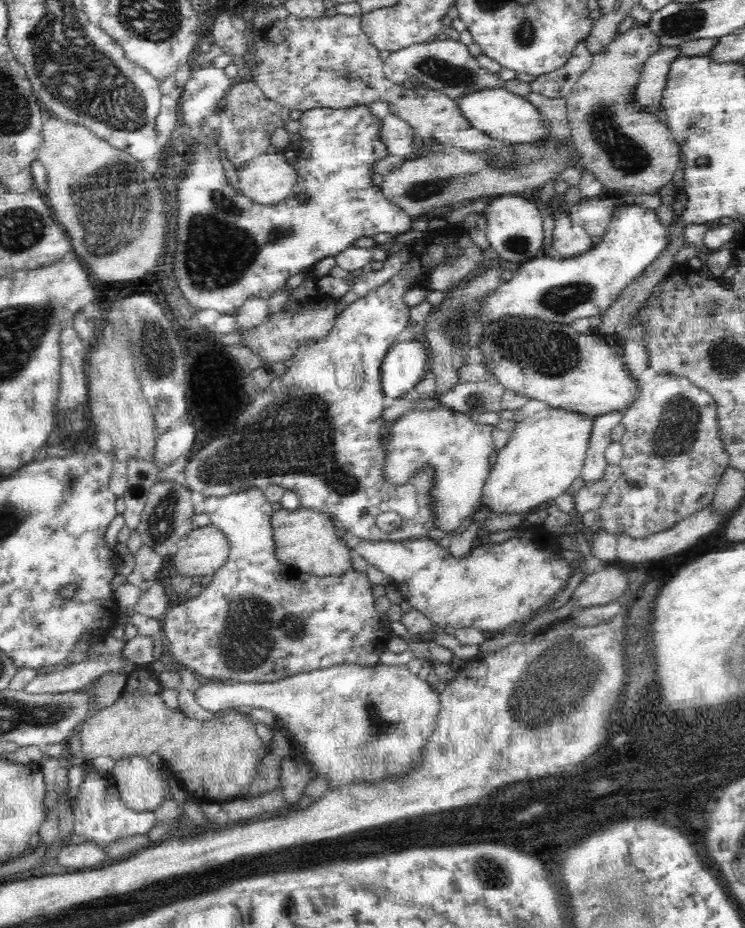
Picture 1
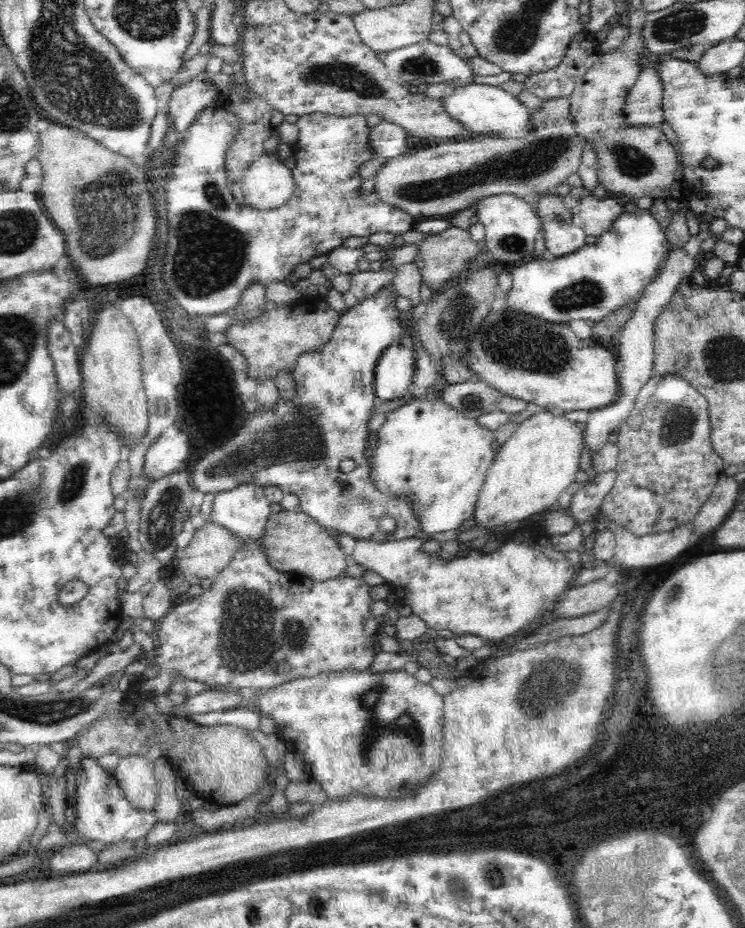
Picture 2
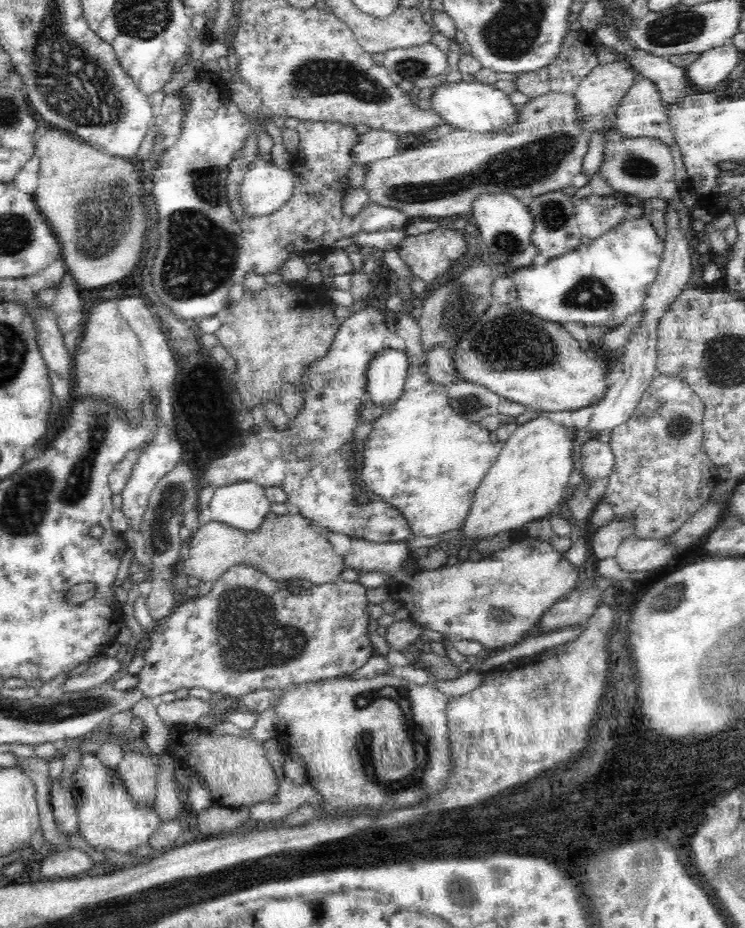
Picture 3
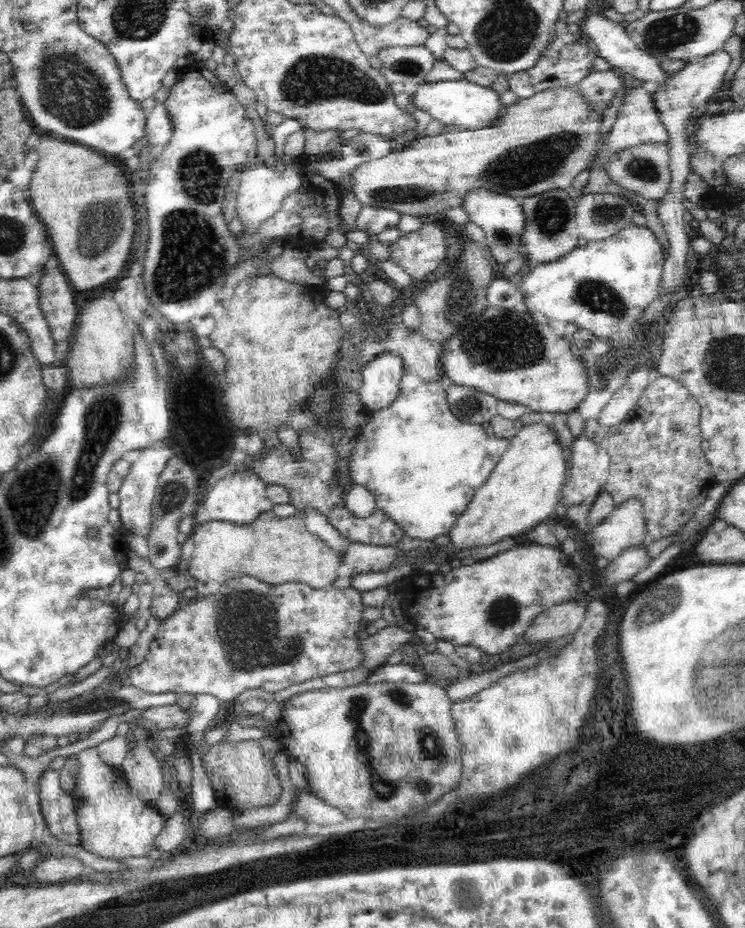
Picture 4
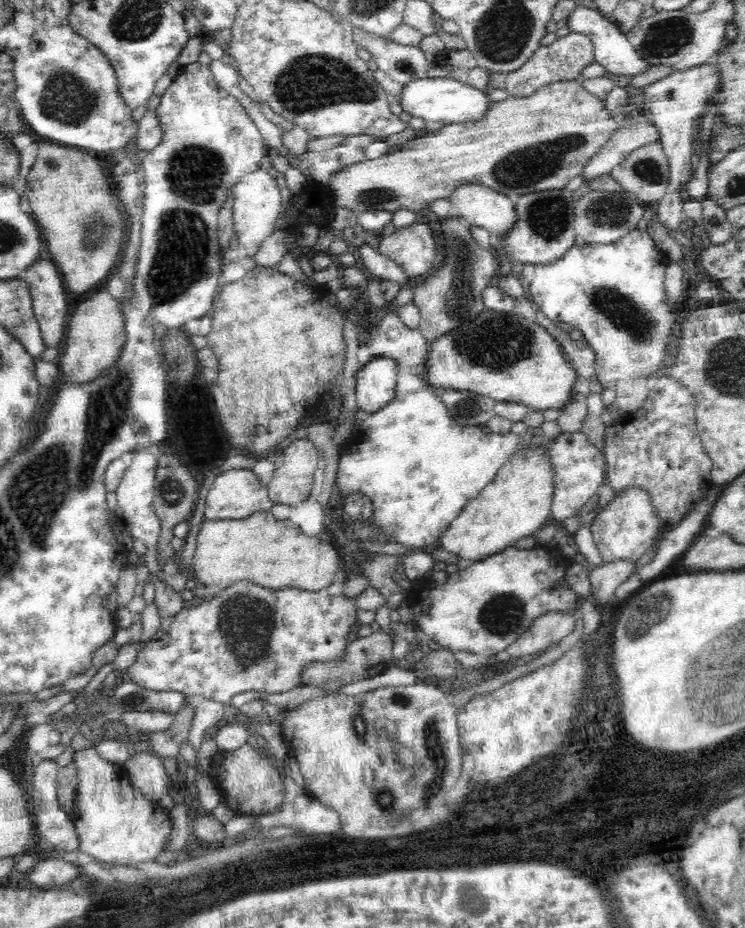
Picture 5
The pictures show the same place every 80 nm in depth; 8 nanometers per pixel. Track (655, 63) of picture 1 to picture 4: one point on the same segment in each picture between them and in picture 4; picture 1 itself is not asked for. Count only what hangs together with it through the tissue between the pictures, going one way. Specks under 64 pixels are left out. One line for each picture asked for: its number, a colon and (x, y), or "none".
2: (643, 106)
3: (642, 112)
4: (638, 121)

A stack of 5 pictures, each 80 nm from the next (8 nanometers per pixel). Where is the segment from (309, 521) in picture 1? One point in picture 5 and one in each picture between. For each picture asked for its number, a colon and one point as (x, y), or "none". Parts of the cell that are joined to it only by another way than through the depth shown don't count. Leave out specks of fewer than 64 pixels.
2: (294, 542)
3: (284, 547)
4: (280, 550)
5: (274, 553)

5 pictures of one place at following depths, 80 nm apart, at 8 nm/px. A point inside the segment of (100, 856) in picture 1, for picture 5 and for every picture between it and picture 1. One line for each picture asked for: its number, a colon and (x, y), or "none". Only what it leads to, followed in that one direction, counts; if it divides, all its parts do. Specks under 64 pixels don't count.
2: (73, 859)
3: (67, 863)
4: (52, 870)
5: (50, 873)

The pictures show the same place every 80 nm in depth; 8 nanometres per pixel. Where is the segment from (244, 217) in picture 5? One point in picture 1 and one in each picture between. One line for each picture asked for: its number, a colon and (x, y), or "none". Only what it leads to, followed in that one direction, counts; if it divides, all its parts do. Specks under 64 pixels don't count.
1: (267, 178)
2: (267, 183)
3: (266, 187)
4: (262, 189)

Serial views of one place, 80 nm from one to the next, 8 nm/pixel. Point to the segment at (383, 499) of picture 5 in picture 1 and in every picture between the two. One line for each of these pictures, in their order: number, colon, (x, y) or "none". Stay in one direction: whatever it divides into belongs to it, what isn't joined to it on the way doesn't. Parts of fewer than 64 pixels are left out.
1: (459, 448)
2: (425, 450)
3: (422, 456)
4: (423, 465)

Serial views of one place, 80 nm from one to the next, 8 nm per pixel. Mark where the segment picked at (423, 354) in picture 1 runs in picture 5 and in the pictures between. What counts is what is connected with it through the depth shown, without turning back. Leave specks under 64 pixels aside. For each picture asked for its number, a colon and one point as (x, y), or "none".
2: (395, 369)
3: (388, 373)
4: (382, 377)
5: (376, 382)

